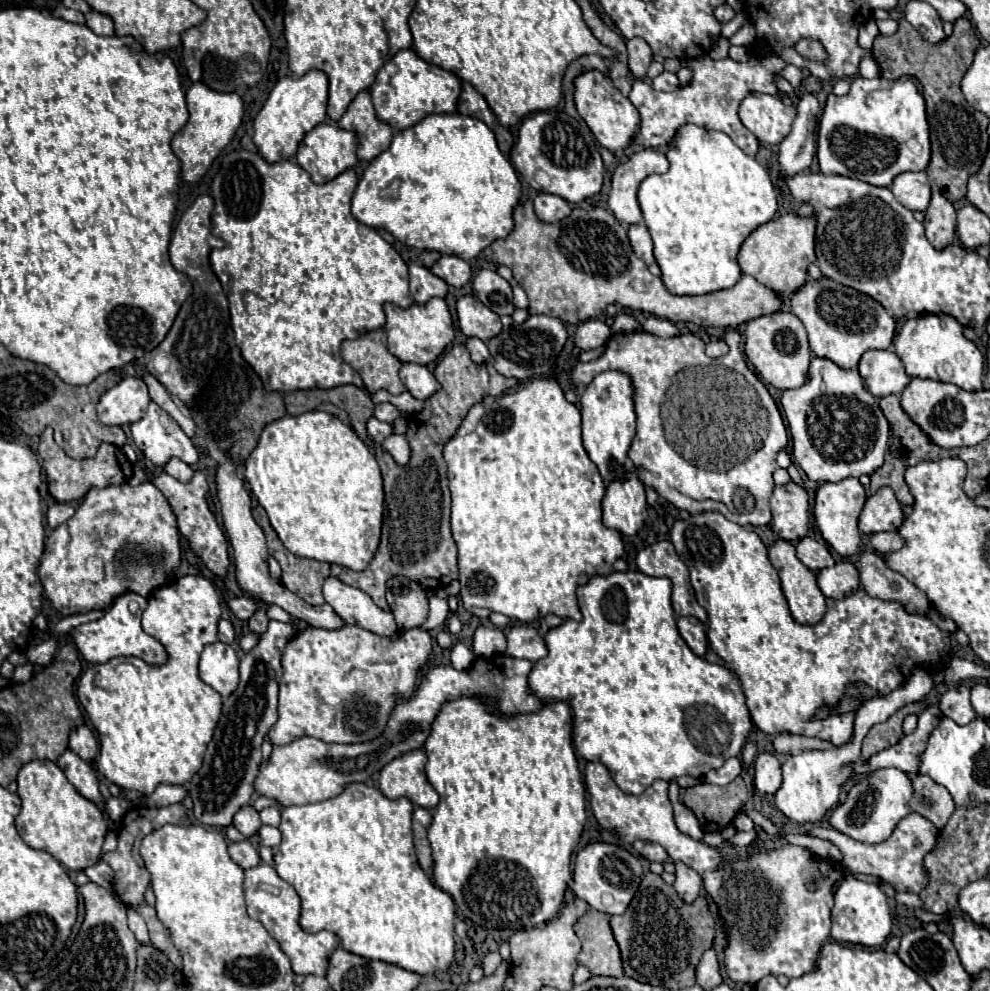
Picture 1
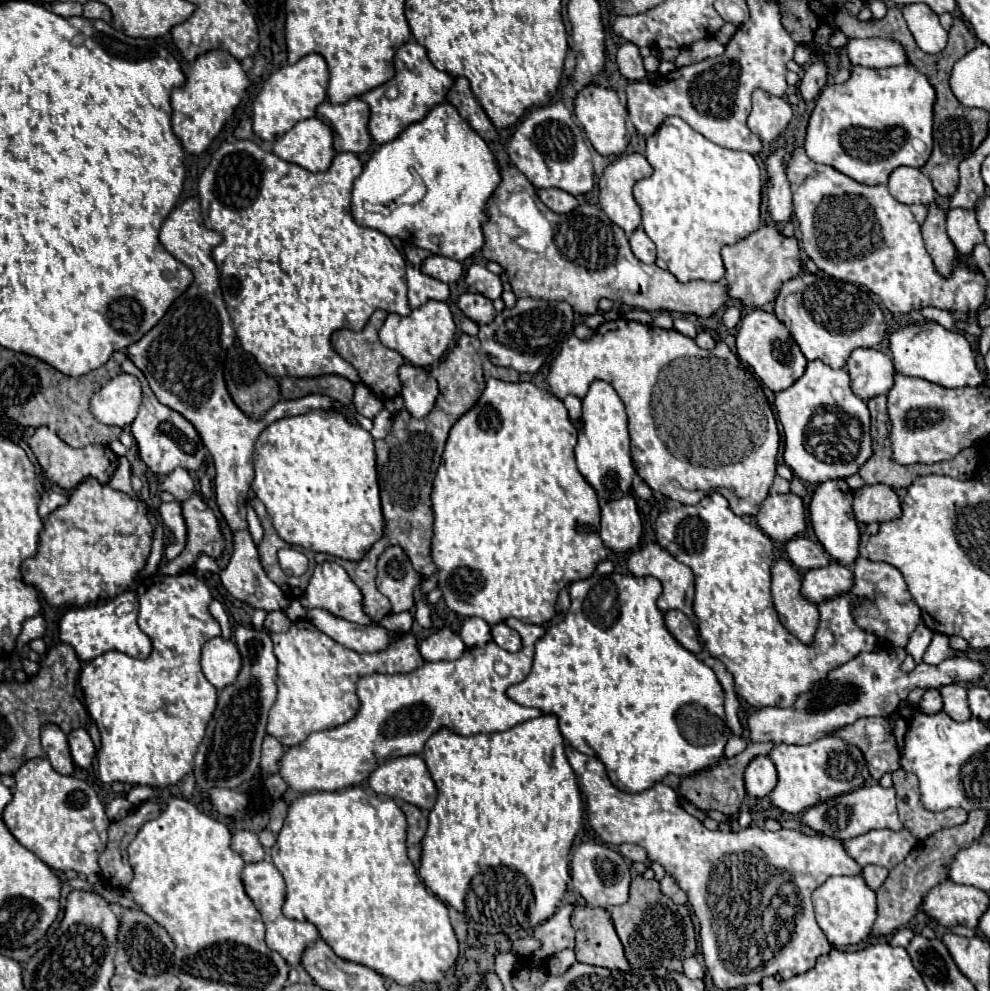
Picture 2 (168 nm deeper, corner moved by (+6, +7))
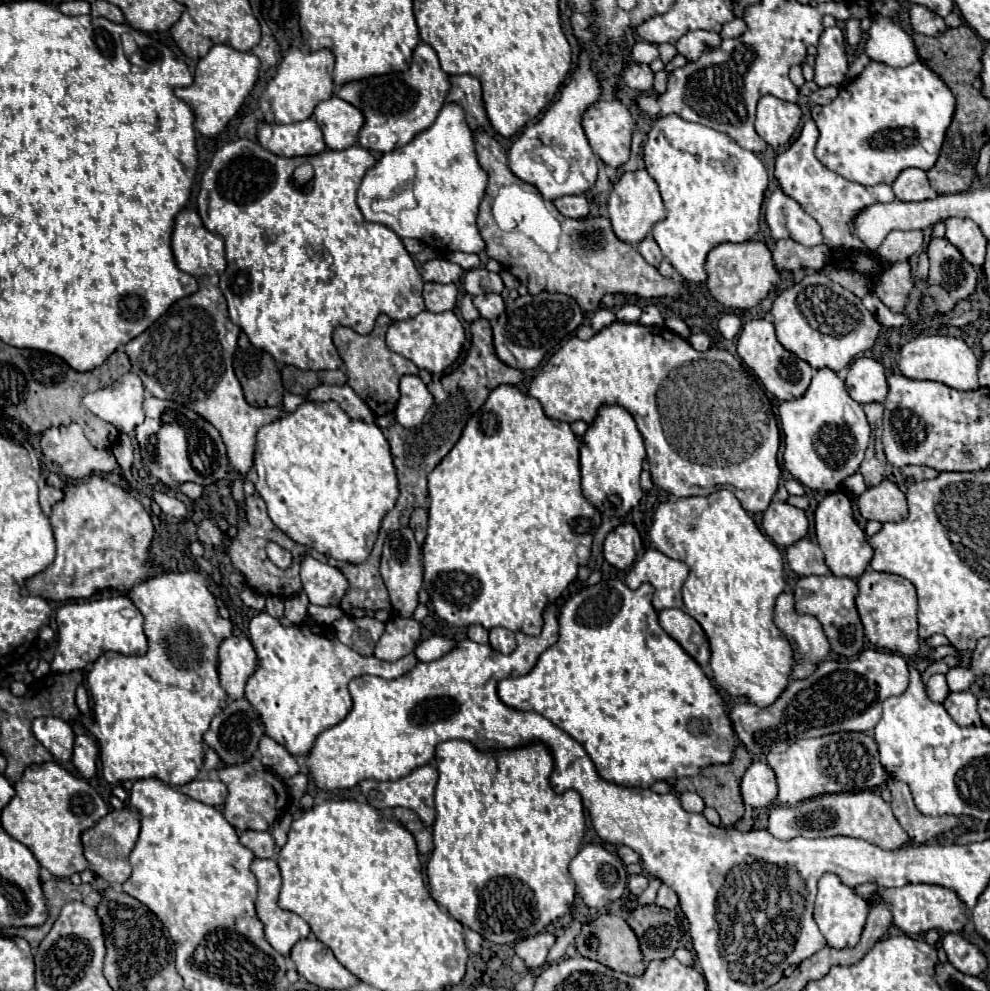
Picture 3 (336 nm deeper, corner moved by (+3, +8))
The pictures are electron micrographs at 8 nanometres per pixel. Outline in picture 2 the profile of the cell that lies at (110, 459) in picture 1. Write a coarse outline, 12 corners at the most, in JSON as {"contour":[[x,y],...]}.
{"contour":[[39,427],[29,447],[47,479],[75,489],[107,483],[119,457],[109,445],[73,449]]}

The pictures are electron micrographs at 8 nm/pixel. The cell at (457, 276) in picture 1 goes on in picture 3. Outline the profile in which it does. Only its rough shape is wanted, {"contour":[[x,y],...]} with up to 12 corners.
{"contour":[[446,258],[422,264],[424,282],[458,282],[462,268]]}

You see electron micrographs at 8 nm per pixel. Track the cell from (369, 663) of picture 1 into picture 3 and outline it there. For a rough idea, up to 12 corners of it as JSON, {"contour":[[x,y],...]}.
{"contour":[[250,620],[260,668],[246,700],[264,734],[306,756],[352,708],[364,674],[418,664],[364,658],[330,626]]}

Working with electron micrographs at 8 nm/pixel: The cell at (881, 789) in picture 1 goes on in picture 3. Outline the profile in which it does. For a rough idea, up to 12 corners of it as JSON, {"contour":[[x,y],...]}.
{"contour":[[876,792],[822,794],[776,806],[778,840],[854,836],[882,850],[908,844]]}

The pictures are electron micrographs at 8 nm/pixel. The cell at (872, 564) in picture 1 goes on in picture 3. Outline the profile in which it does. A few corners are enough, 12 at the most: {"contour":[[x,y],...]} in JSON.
{"contour":[[866,570],[856,606],[870,644],[918,660],[914,586]]}

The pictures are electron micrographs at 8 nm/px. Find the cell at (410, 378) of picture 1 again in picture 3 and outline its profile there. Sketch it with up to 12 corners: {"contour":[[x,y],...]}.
{"contour":[[418,376],[400,380],[394,422],[414,428],[434,398]]}

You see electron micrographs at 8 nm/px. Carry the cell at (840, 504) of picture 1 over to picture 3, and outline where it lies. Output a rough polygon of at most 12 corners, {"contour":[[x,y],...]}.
{"contour":[[844,490],[816,508],[816,538],[834,576],[856,580],[872,560]]}

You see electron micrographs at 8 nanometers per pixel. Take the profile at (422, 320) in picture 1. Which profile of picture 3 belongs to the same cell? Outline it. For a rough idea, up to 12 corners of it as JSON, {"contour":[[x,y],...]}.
{"contour":[[454,312],[394,322],[392,352],[442,374],[466,334]]}

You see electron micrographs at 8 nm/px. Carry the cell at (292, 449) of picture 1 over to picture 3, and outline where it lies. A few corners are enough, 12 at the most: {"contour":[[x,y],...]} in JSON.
{"contour":[[304,402],[256,434],[292,540],[366,562],[398,498],[376,420]]}

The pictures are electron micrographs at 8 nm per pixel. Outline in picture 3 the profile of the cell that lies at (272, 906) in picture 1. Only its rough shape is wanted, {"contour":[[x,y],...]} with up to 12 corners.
{"contour":[[276,860],[252,862],[258,880],[256,918],[284,956],[310,936],[310,926],[278,906]]}

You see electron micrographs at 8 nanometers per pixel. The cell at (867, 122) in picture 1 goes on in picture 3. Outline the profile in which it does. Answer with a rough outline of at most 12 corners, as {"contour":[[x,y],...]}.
{"contour":[[872,60],[812,108],[822,164],[862,186],[936,164],[956,100]]}

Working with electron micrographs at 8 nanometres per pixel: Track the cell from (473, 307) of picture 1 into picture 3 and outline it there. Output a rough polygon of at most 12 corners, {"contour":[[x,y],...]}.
{"contour":[[500,294],[474,296],[482,318],[494,320],[504,310]]}

